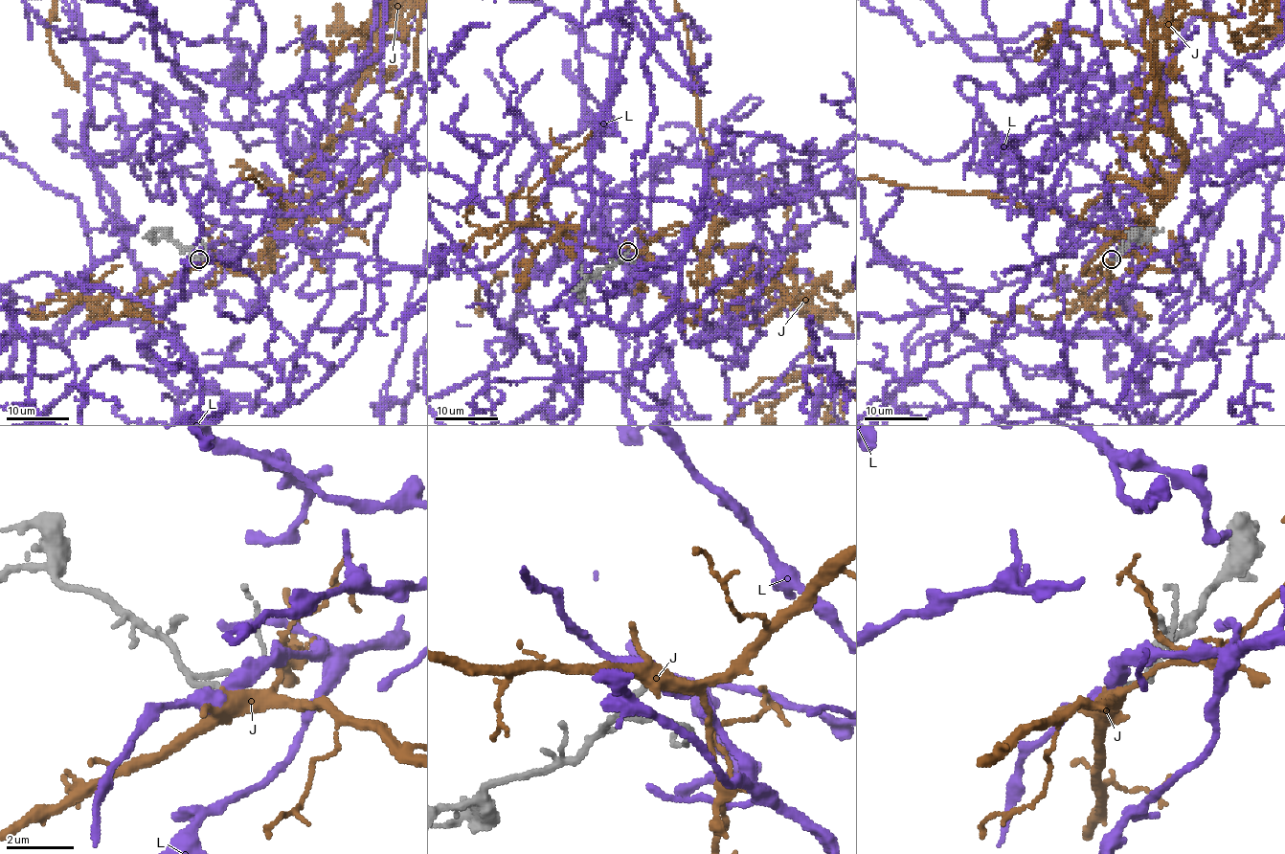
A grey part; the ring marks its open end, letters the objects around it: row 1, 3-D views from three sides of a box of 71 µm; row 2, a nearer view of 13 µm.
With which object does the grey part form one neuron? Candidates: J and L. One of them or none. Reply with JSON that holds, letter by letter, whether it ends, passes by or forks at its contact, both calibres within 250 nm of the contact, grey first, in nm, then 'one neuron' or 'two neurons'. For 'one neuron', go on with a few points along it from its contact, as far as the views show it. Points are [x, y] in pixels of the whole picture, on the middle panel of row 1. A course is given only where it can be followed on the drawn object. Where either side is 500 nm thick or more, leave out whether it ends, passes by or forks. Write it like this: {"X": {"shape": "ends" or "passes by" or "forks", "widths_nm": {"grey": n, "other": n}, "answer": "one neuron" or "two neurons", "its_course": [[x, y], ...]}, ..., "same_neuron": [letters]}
{"J": {"shape": "forks", "widths_nm": {"grey": 190, "other": 360}, "answer": "one neuron"}, "L": {"shape": "passes by", "widths_nm": {"grey": 200, "other": 440}, "answer": "two neurons"}, "same_neuron": ["J"]}

